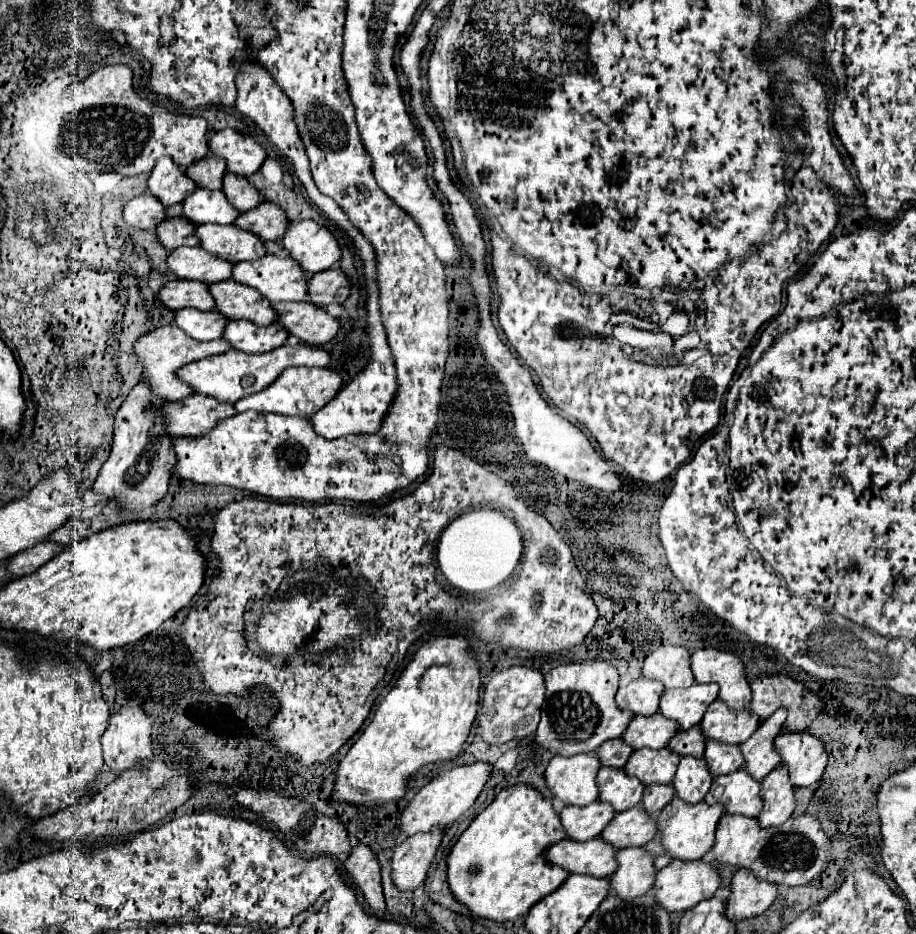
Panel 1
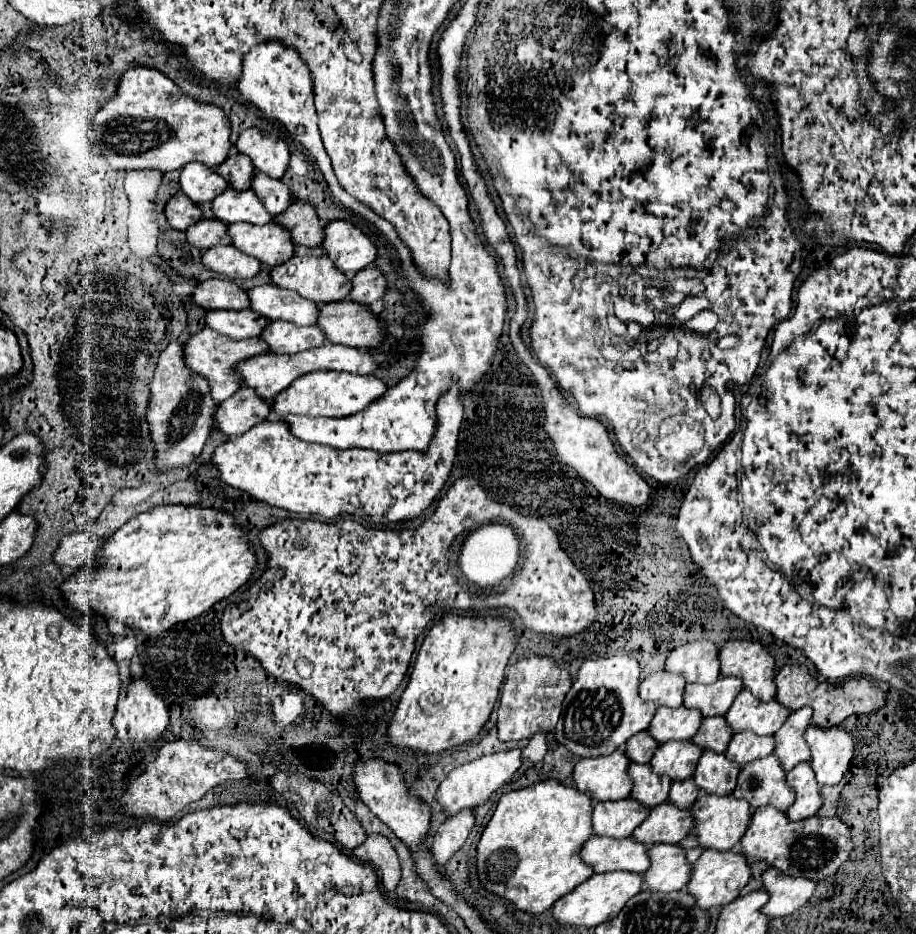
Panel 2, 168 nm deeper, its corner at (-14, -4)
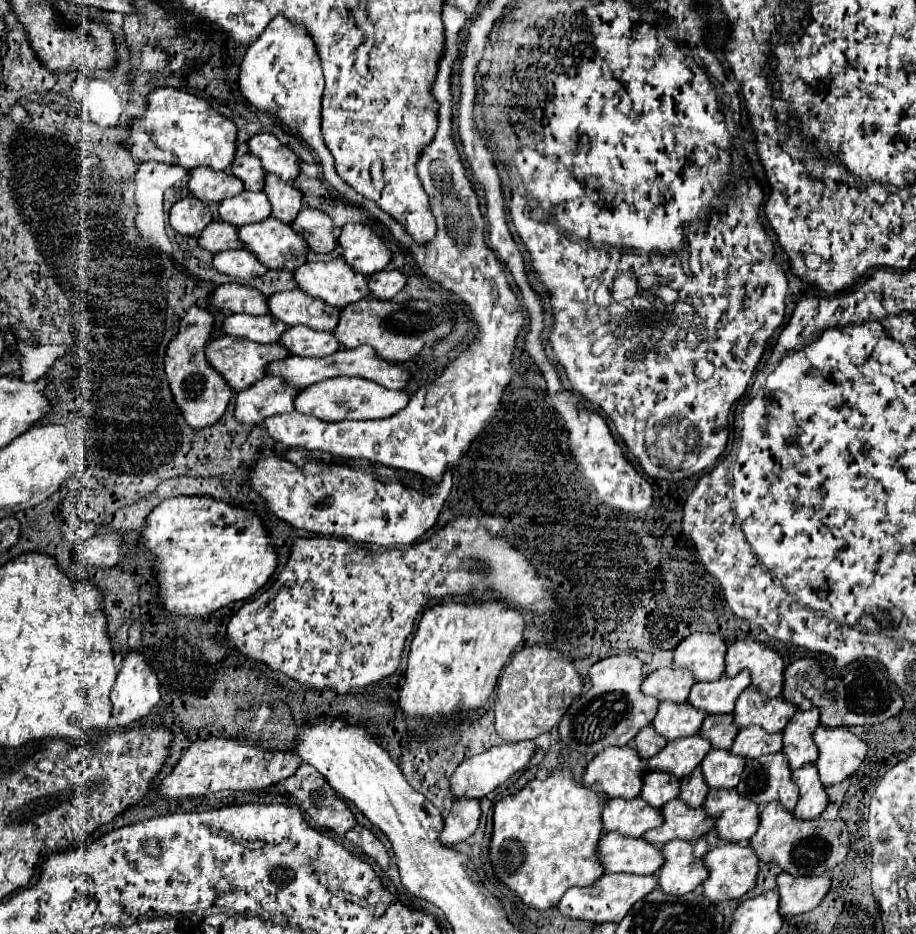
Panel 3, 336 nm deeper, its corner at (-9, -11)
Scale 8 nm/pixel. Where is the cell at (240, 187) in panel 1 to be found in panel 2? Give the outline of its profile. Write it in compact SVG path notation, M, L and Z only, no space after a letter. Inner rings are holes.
M262 172L254 174L252 190L258 194L258 198L264 202L266 210L272 216L282 214L294 200L290 188L282 180L274 180L274 178L270 178L268 174L262 174Z

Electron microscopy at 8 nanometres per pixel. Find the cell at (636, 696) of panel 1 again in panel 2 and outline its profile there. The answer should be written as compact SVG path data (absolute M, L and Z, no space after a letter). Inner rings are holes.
M660 670L642 680L640 696L642 696L642 700L654 702L658 706L678 708L678 706L682 706L684 686L686 686L686 680L682 676Z

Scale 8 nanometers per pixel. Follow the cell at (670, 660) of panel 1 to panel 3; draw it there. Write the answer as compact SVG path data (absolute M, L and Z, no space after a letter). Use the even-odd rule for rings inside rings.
M693 633L675 647L673 667L691 671L695 675L695 681L717 681L723 677L723 671L725 671L725 649L727 645L723 637L713 633Z

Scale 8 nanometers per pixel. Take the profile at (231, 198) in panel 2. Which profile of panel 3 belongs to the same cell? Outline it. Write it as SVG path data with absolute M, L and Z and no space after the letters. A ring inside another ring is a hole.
M241 191L235 197L227 197L219 203L219 217L221 221L241 227L247 223L265 221L271 215L271 205L263 191Z

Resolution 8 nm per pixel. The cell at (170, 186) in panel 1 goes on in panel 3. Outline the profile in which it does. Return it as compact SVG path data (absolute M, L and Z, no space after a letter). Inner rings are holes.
M195 167L189 171L187 189L189 189L189 195L199 201L219 203L225 197L233 197L241 193L243 185L229 171L213 171L205 167Z

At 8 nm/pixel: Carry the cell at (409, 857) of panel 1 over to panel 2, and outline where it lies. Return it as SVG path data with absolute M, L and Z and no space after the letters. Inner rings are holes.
M466 808L454 814L454 818L448 818L438 832L434 834L434 844L432 844L432 854L438 862L438 866L444 866L452 854L466 842L470 830L474 828L474 810Z

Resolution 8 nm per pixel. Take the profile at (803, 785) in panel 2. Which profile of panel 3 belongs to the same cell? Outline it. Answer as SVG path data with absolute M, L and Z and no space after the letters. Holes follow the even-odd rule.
M809 763L807 767L795 769L793 783L797 783L799 787L799 803L793 809L793 815L797 819L817 819L825 811L829 799L827 799L825 787L817 777L817 769L813 767L813 763Z

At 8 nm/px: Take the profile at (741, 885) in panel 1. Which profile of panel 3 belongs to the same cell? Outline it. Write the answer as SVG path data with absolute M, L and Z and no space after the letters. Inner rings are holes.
M781 873L777 877L779 913L783 917L789 917L815 909L829 891L829 887L831 887L831 873L811 877L793 877Z

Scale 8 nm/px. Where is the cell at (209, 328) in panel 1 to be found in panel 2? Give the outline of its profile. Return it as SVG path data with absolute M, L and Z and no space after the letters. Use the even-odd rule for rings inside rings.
M252 308L246 310L212 310L206 316L208 328L228 336L228 338L254 338L262 334L262 330L268 326L268 318L262 318L262 314L254 312Z

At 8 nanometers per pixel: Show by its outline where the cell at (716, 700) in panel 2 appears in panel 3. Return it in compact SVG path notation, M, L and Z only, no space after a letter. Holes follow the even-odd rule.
M741 671L737 677L721 677L713 683L695 683L689 693L689 703L709 715L725 715L735 707L737 697L749 687L749 673Z

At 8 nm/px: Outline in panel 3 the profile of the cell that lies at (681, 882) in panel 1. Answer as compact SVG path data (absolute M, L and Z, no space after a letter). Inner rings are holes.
M733 843L733 845L717 845L715 849L711 849L705 857L703 863L709 871L709 877L701 883L703 887L703 895L711 901L711 903L721 903L721 901L731 901L731 899L739 899L741 895L745 895L749 889L755 887L755 879L757 879L757 869L759 869L759 859L755 857L755 853L749 849L749 845L745 843Z

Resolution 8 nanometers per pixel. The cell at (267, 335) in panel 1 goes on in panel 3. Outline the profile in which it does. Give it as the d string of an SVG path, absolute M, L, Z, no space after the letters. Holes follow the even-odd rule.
M305 325L287 327L279 339L279 345L283 345L291 355L301 357L327 357L341 347L331 333L313 331Z

